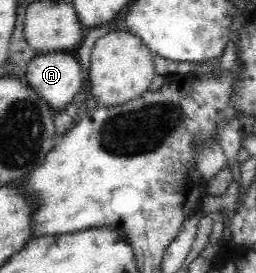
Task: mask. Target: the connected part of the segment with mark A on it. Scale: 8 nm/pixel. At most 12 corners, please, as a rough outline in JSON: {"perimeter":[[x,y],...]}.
{"perimeter":[[36,54],[23,79],[49,106],[81,90],[74,56]]}

